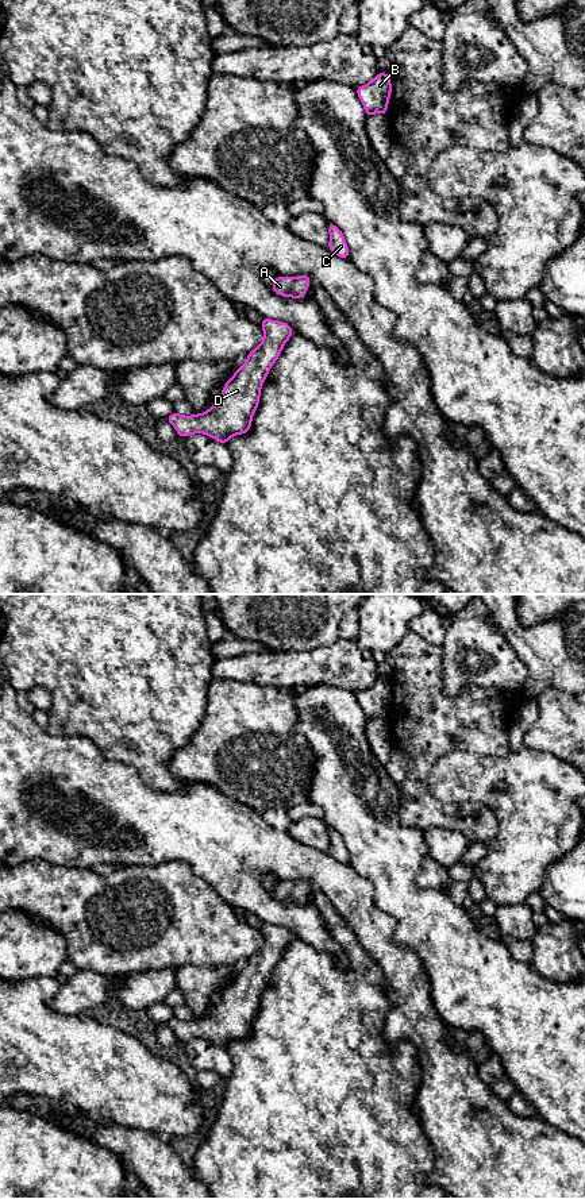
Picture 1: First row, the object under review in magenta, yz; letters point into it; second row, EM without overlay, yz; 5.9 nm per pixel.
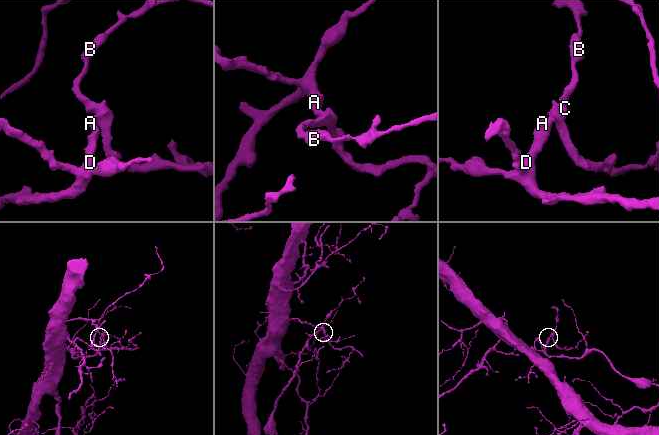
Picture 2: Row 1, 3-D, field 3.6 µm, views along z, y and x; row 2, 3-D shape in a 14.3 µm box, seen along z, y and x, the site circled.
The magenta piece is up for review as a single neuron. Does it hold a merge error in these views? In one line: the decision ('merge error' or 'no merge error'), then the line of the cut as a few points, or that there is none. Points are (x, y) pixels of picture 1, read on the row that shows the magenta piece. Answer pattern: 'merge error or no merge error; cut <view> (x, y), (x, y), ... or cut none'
no merge error; cut none

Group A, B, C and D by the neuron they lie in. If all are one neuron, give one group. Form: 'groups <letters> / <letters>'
groups A B C D

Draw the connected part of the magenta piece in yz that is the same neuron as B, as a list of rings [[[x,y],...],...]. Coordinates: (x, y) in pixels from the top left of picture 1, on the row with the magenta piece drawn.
[[[378,72],[370,82],[355,88],[355,92],[365,108],[367,119],[373,113],[386,115],[388,103],[392,95],[389,74]]]

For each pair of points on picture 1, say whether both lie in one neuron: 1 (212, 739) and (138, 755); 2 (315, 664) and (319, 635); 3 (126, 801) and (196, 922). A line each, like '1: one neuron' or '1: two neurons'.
1: two neurons
2: two neurons
3: two neurons

